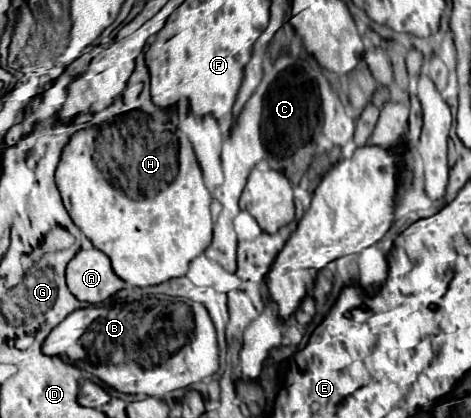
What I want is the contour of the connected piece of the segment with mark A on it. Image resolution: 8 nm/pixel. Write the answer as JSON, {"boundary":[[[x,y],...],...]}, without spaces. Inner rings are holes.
{"boundary":[[[80,249],[66,269],[70,293],[90,305],[98,305],[124,289],[124,281],[112,271],[108,255],[98,249]]]}

